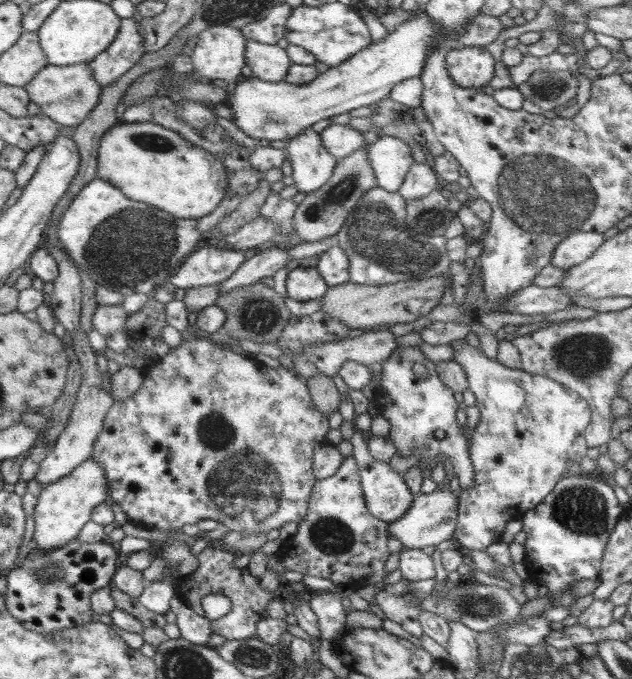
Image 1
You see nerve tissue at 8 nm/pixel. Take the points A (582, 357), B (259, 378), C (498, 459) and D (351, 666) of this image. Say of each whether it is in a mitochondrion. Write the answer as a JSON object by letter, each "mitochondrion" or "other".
{"A":"mitochondrion","B":"other","C":"other","D":"other"}

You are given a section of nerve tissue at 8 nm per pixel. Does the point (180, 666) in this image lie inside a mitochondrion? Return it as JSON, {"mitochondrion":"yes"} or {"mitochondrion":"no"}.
{"mitochondrion":"yes"}

